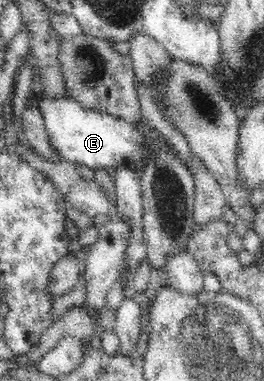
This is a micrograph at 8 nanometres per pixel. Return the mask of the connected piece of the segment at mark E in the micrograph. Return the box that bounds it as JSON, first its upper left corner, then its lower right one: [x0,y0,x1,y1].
[36,96,144,170]

